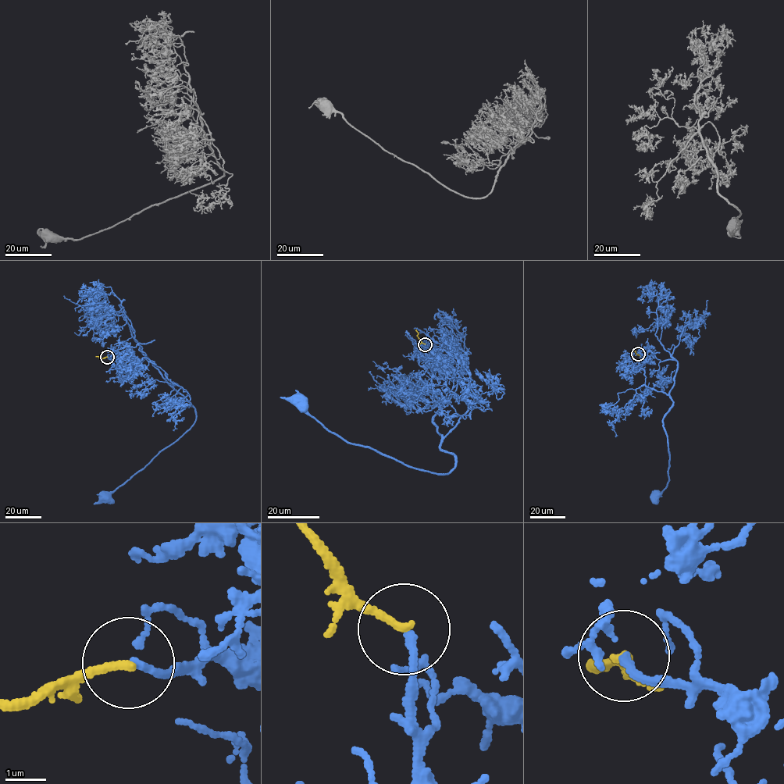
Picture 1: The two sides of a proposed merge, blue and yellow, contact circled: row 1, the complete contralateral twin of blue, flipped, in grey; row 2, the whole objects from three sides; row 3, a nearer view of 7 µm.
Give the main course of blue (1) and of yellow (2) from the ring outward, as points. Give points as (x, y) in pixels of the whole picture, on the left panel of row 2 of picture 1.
1: (107, 356), (139, 344), (139, 350), (182, 394), (195, 415), (191, 427), (107, 498)
2: (107, 356), (95, 356)

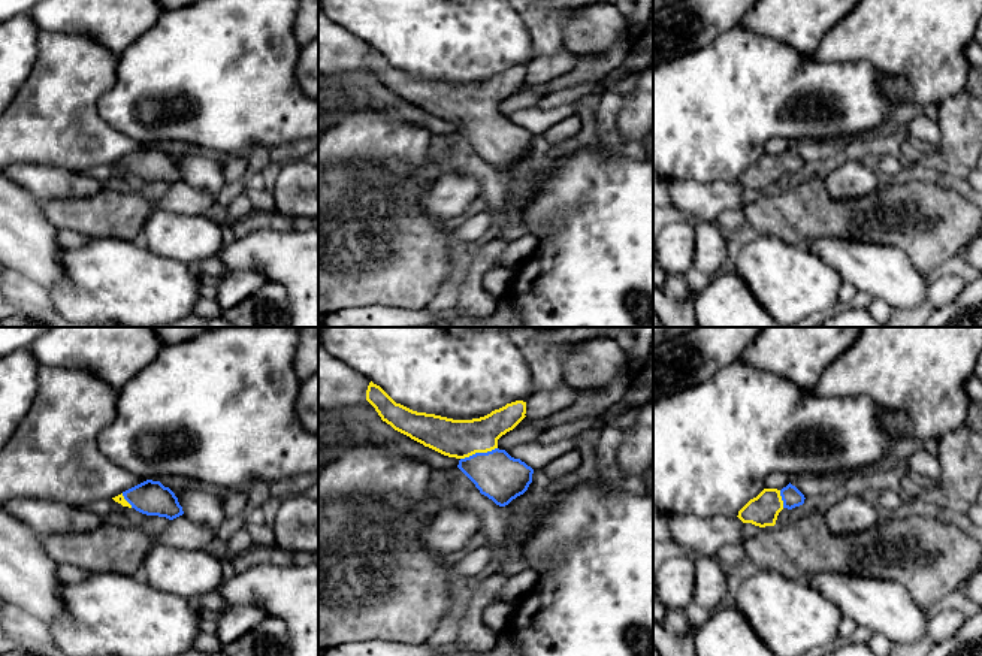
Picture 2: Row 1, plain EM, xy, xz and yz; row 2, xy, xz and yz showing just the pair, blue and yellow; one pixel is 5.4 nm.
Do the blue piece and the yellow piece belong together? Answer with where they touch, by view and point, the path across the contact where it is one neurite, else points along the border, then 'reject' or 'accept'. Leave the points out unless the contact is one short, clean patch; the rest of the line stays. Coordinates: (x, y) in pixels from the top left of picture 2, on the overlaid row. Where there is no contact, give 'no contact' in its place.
xz (479, 453) | across xz (498, 475), (479, 453), (465, 440), (455, 438) | accept

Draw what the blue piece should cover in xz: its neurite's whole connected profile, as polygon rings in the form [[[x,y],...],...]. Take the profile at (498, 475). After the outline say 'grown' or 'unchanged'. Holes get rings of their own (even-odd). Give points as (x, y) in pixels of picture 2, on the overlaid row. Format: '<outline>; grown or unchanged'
[[[372,381],[366,390],[366,400],[395,430],[444,456],[456,457],[457,468],[481,495],[499,507],[523,495],[532,483],[534,469],[498,448],[498,439],[526,417],[523,400],[507,403],[472,420],[453,420],[413,411],[396,403]]]; grown

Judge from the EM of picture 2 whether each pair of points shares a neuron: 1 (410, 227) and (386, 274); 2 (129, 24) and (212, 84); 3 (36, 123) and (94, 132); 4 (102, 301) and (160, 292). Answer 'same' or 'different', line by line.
1: same
2: different
3: same
4: same

